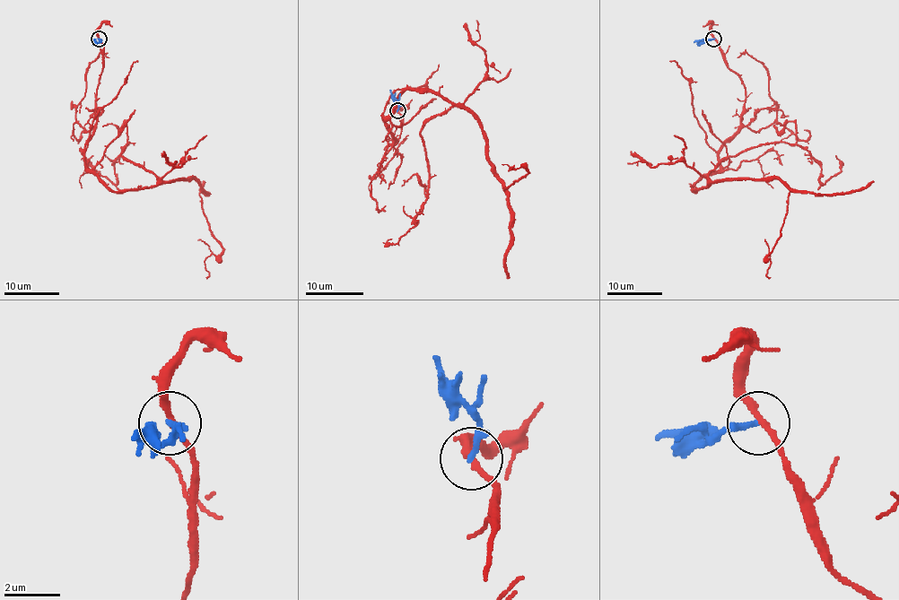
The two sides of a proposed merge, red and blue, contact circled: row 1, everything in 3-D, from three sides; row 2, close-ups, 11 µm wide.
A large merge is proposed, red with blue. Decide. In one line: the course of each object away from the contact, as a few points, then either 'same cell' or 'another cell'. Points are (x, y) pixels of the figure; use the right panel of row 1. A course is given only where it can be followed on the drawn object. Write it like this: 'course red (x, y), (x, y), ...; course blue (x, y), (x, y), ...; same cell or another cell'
course red (713, 39), (745, 113), (694, 191), (763, 144), (804, 147), (822, 185), (836, 155); course blue (713, 39), (694, 42); another cell

